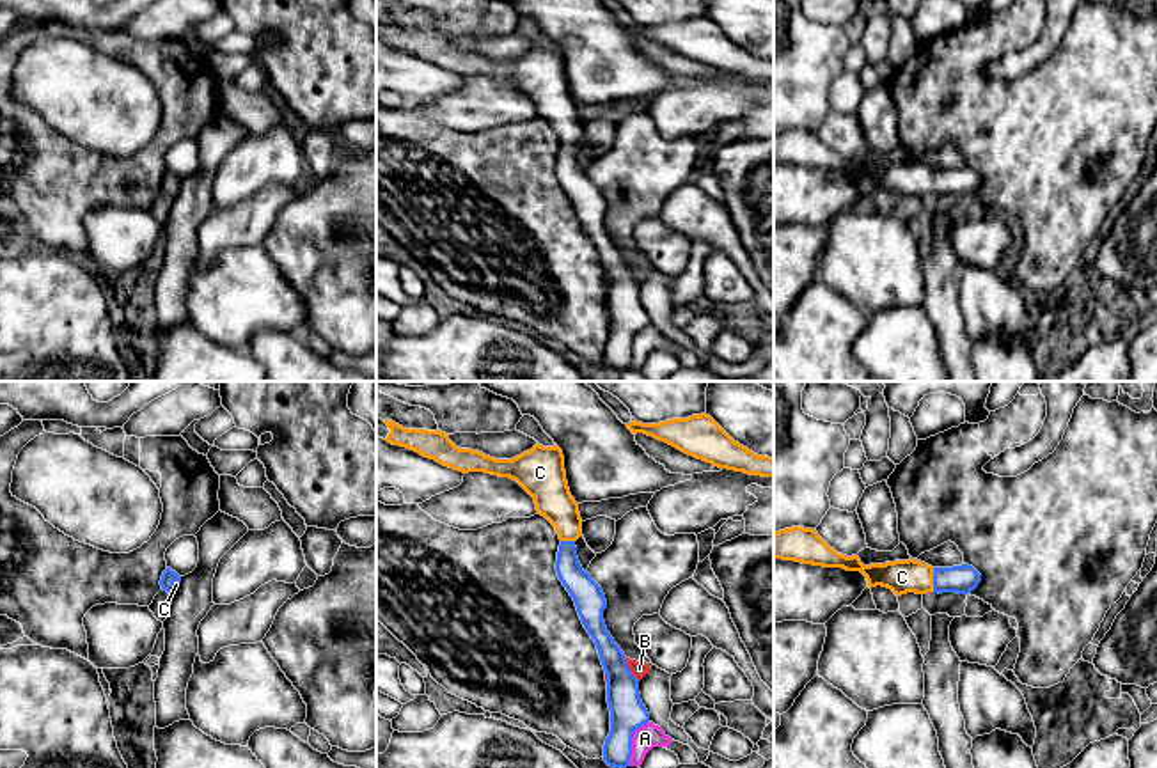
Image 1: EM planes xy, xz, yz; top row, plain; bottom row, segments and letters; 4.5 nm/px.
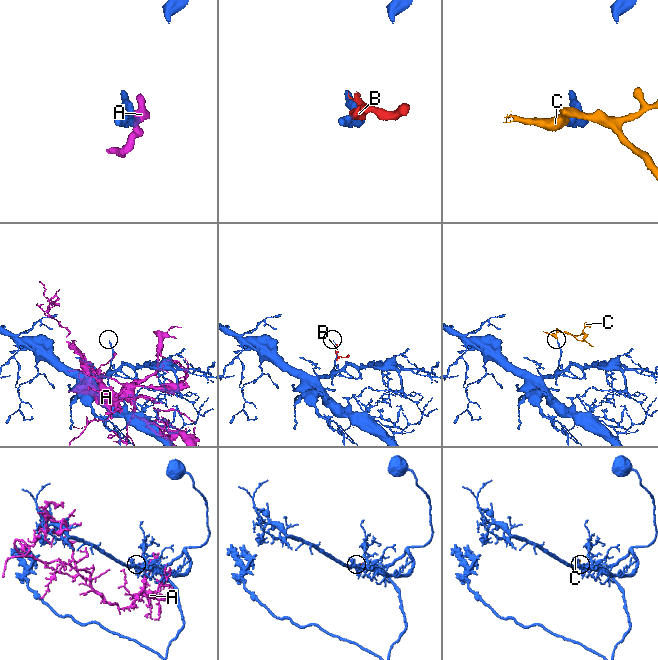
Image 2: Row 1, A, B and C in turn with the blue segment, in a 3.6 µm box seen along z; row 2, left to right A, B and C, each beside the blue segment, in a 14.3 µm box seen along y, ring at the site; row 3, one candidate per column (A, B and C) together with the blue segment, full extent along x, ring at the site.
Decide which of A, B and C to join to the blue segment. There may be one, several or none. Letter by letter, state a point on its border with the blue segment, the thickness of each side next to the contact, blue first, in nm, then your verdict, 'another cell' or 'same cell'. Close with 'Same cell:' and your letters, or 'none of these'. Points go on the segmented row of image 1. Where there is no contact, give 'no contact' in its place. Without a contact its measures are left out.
A: xz (630, 742) | 160/110 nm | another cell
B: xz (629, 669) | 160/80 nm | another cell
C: yz (934, 580) | 130/150 nm | same cell
Same cell: C

